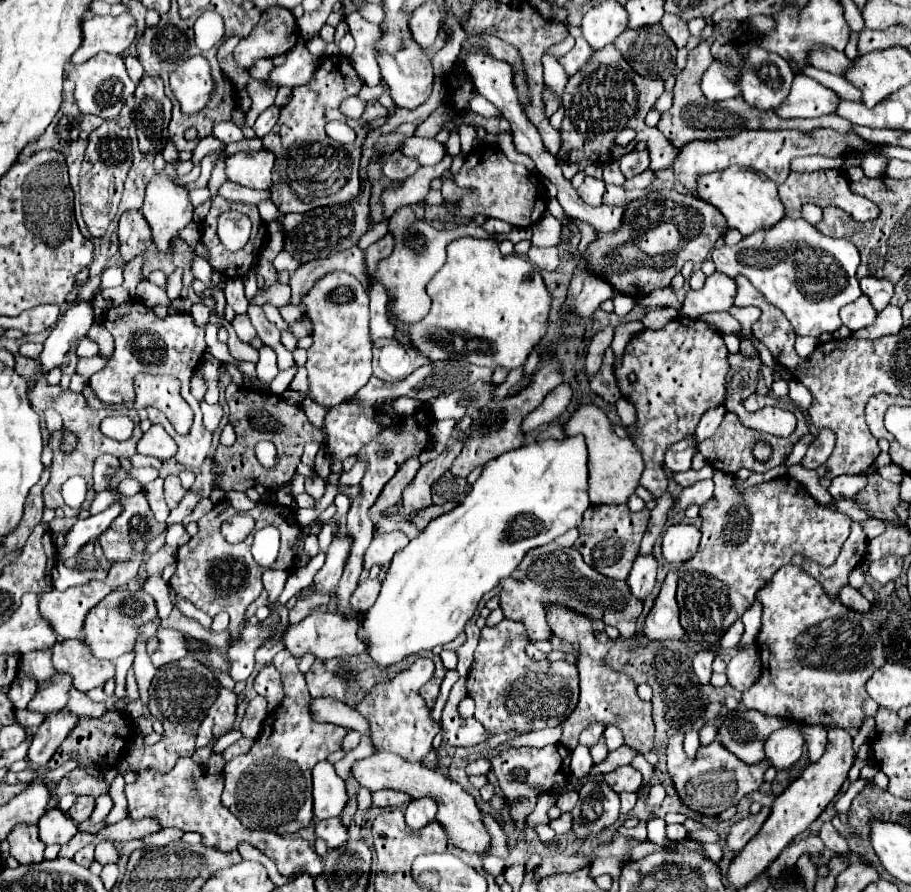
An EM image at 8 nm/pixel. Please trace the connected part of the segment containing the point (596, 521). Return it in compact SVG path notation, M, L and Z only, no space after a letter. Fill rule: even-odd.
M591 505L583 515L583 523L579 525L579 539L575 541L573 547L595 571L603 573L605 577L625 581L635 561L635 555L639 553L639 543L647 529L647 523L649 523L647 509L633 513L629 511L627 505Z

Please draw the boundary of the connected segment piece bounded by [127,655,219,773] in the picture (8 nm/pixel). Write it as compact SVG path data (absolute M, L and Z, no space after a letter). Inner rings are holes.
M191 655L179 659L171 665L163 665L163 669L157 669L157 673L151 681L151 687L149 687L147 707L153 717L161 719L165 733L157 745L147 745L146 747L140 747L140 736L135 737L129 745L127 763L135 771L153 767L161 773L167 773L175 765L177 759L191 757L195 751L195 737L197 737L199 723L207 715L207 709L213 705L217 691L219 691L219 683L215 681L213 673L205 665L201 665L197 659L193 659Z

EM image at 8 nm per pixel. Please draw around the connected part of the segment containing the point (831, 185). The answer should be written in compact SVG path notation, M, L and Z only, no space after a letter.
M829 169L829 171L815 171L815 173L789 173L789 177L785 179L785 183L779 185L779 199L785 207L787 215L799 215L799 209L805 203L813 203L817 207L827 207L827 205L835 205L841 207L843 211L847 211L855 221L871 221L879 215L879 207L875 203L871 203L869 199L851 193L849 189L849 179L843 171L839 169Z

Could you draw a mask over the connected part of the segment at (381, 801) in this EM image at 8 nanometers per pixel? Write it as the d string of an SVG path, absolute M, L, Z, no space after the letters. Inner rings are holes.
M375 791L371 793L371 803L373 807L397 807L411 801L411 797L407 793L401 791Z

